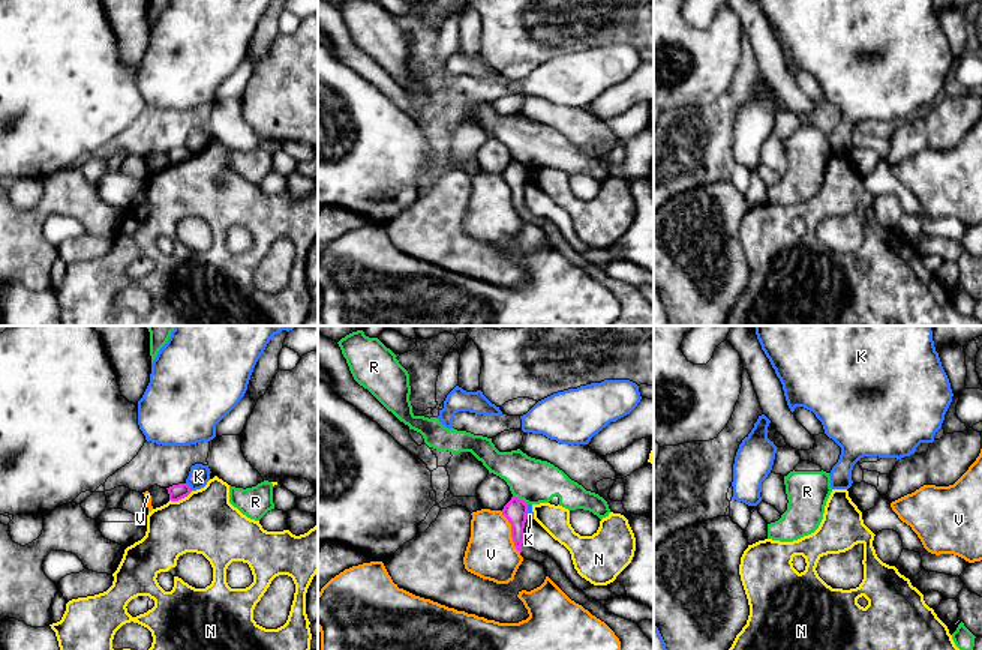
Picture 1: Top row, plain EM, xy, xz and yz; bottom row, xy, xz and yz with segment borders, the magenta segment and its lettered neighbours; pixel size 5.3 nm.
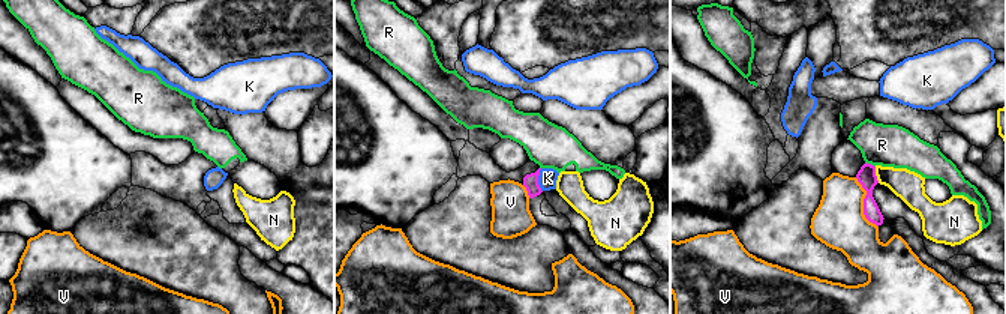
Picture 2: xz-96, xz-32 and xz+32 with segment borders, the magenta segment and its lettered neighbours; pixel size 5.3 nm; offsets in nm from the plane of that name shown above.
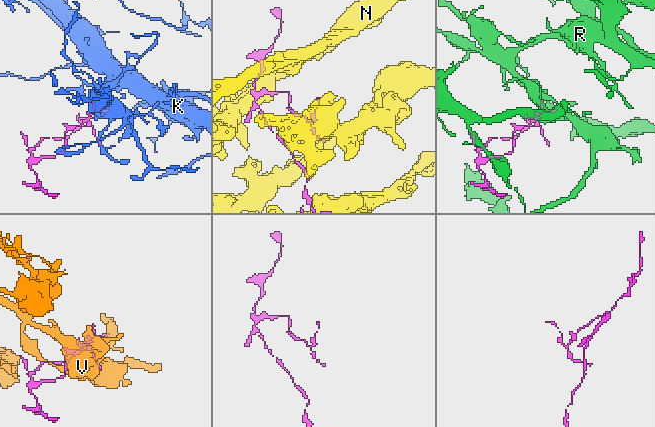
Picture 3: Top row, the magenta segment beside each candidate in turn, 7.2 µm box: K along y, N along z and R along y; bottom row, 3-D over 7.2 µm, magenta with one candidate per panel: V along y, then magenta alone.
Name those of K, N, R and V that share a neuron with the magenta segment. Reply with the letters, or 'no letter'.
no letter

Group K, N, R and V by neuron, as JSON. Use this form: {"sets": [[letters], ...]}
{"sets": [["K"], ["N"], ["R"], ["V"]]}

